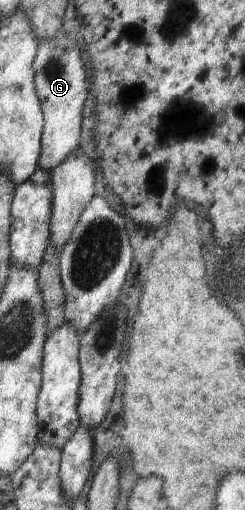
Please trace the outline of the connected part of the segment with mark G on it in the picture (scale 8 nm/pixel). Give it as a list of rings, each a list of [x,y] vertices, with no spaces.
[[[61,32],[52,41],[37,45],[34,59],[35,94],[43,115],[37,169],[51,173],[67,155],[76,151],[80,139],[80,111],[87,91],[88,73],[81,45],[75,37]]]

